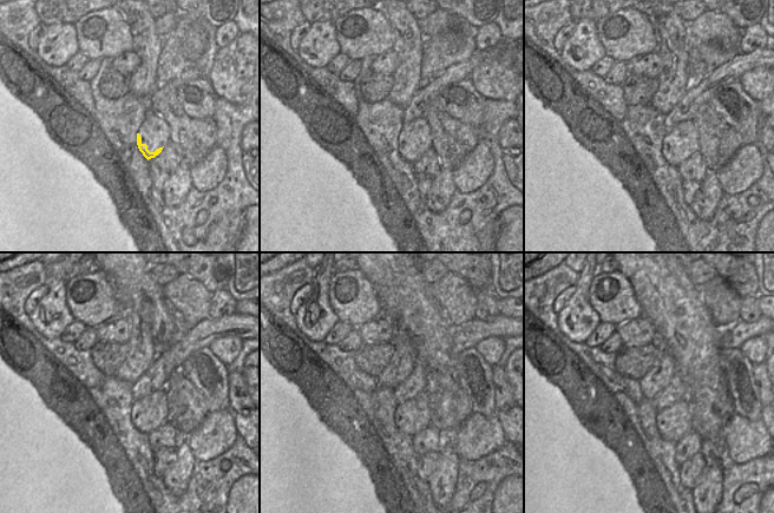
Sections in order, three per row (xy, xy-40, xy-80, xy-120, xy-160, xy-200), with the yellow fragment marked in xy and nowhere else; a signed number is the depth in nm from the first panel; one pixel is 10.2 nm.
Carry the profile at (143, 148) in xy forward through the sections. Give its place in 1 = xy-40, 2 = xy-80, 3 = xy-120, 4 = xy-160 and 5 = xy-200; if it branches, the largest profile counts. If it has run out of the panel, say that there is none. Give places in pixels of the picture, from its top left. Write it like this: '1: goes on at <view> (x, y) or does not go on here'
1: goes on at xy-40 (405, 150)
2: goes on at xy-80 (675, 155)
3: goes on at xy-120 (145, 420)
4: goes on at xy-160 (411, 421)
5: goes on at xy-200 (673, 423)

